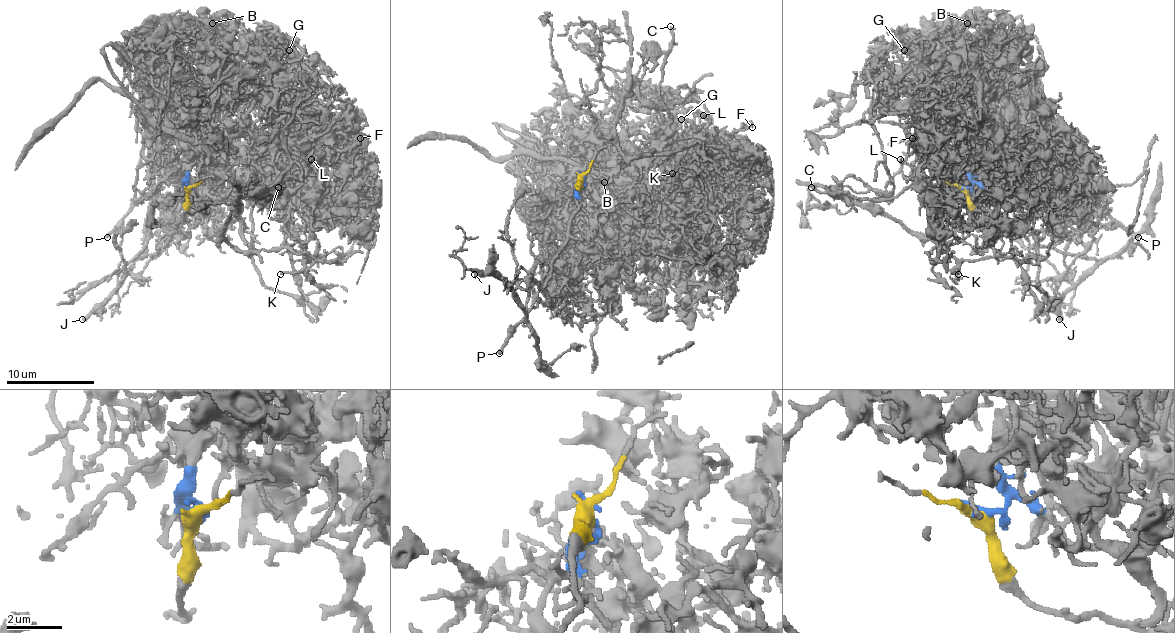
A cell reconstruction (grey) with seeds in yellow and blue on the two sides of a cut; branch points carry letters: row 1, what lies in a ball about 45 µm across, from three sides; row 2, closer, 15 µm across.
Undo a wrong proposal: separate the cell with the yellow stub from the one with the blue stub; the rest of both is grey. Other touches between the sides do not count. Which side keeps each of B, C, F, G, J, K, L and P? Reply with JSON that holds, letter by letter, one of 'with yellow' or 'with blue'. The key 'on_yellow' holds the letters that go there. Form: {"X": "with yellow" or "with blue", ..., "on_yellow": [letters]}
{"B": "with blue", "C": "with blue", "F": "with blue", "G": "with blue", "J": "with yellow", "K": "with blue", "L": "with blue", "P": "with blue", "on_yellow": ["J"]}

